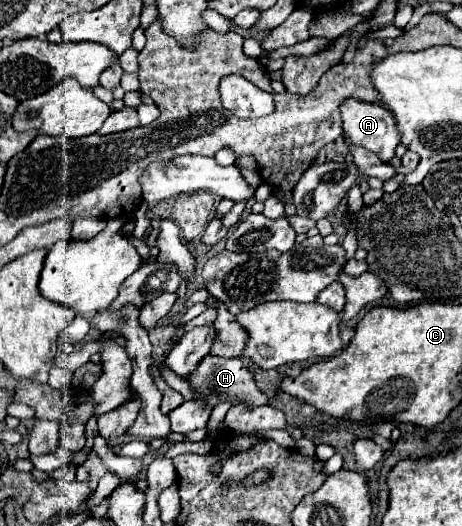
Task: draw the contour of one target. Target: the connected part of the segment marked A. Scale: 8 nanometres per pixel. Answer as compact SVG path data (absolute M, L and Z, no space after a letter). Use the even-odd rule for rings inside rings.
M345 100L343 108L343 140L363 146L375 152L383 162L395 156L399 142L399 130L395 130L395 118L379 104L365 104L359 100Z

